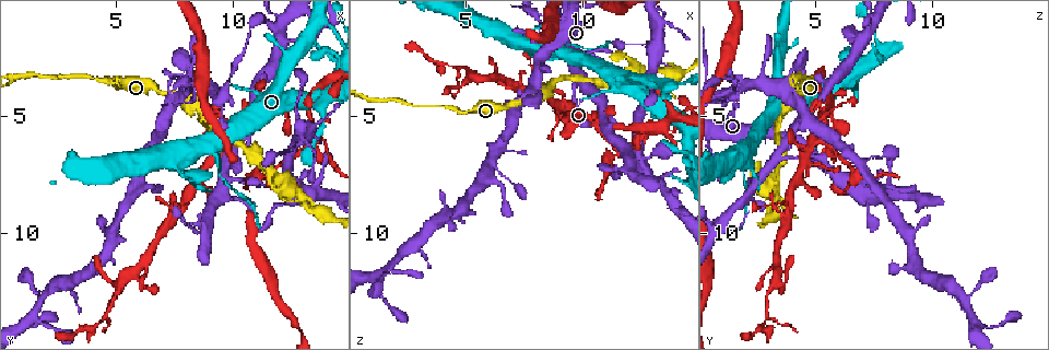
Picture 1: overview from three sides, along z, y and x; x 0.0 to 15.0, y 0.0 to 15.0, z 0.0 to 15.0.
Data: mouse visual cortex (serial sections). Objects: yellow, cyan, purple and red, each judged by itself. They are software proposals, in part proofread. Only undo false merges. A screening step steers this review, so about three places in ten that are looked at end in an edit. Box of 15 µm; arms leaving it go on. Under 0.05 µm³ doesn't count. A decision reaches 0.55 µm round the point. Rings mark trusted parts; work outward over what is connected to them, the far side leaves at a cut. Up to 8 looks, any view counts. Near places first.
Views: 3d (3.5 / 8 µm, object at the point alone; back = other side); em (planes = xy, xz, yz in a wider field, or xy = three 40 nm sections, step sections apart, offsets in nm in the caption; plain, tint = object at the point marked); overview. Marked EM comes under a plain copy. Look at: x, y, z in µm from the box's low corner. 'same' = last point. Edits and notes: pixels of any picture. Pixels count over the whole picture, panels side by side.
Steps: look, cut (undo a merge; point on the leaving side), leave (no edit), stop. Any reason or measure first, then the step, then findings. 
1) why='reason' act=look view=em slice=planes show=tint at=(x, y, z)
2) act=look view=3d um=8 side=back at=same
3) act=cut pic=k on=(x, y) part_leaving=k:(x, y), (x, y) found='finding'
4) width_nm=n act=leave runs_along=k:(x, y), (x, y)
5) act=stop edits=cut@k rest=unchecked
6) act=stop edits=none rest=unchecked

why='two arms at a narrow angle' act=look view=3d um=8 at=(8.4, 3.6, 1.9)

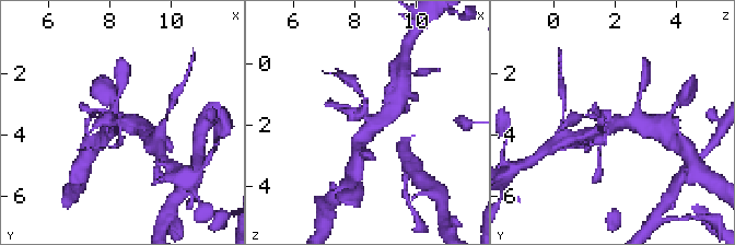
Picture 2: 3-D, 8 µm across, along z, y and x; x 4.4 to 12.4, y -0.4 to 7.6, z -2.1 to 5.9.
act=look view=em slice=xy step=2 show=tint at=(8.5, 3.5, 1.8)

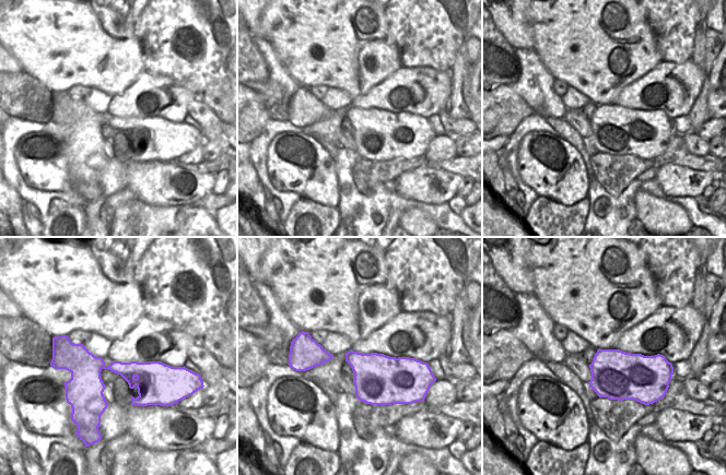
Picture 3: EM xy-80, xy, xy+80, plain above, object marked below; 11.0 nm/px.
act=cut pic=2 on=(607, 115) part_leaving=2:(608, 119), (597, 115), (569, 119) found='two cells meet here'

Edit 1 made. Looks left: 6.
why='redraw' act=look view=overview

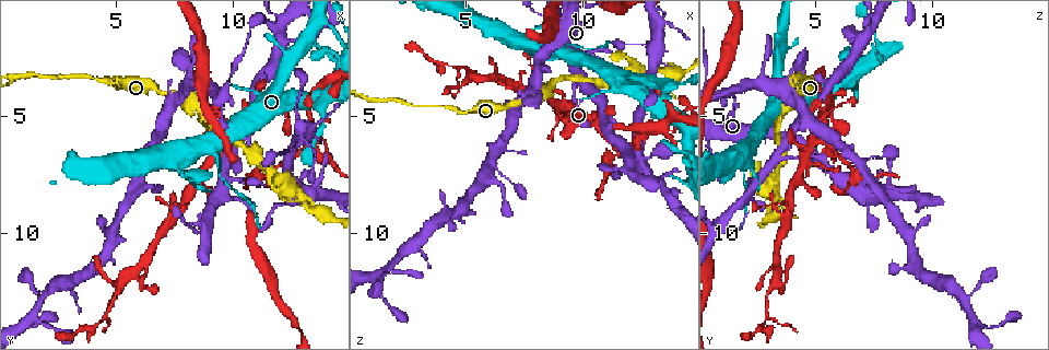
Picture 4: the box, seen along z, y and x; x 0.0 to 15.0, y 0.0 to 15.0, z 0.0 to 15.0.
why='three-way junction' act=look view=3d um=3.5 at=(10.7, 5.1, 5.1)

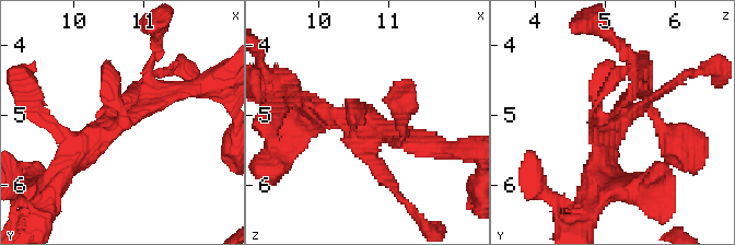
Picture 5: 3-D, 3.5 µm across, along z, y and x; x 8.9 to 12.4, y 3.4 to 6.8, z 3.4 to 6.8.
why='need the tissue' act=look view=em slice=xy step=3 show=tint at=(10.70, 5.10, 5.15)

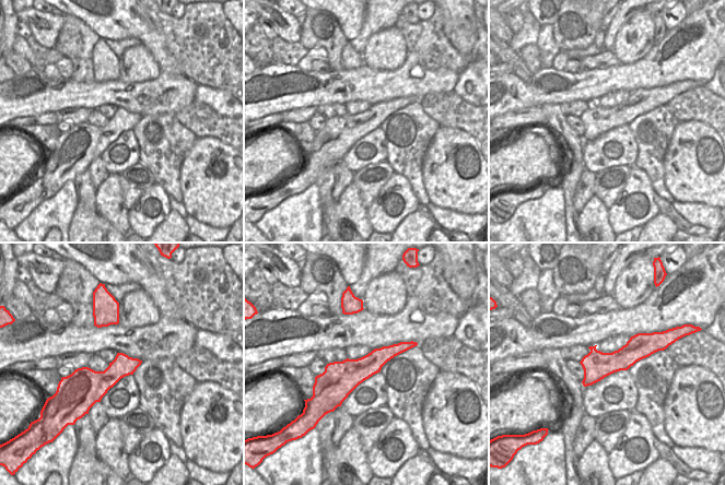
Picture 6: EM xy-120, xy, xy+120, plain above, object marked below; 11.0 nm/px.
act=leave runs_along=6:(409, 345), (323, 382) found='one cell here'

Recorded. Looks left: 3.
why='a narrow waist' act=look view=3d um=3.5 at=(13.1, 8.6, 3.2)

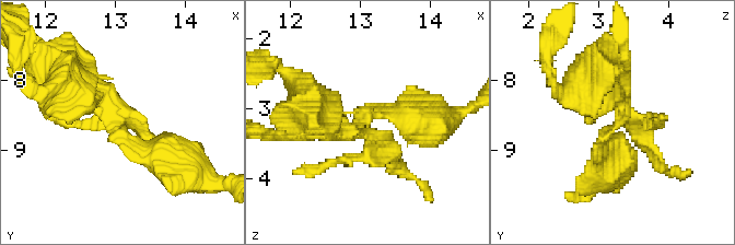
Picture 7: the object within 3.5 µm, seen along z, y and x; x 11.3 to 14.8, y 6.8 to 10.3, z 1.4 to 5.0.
why='need the tissue' act=look view=em slice=xy step=1 show=tint at=(13.10, 8.65, 3.15)

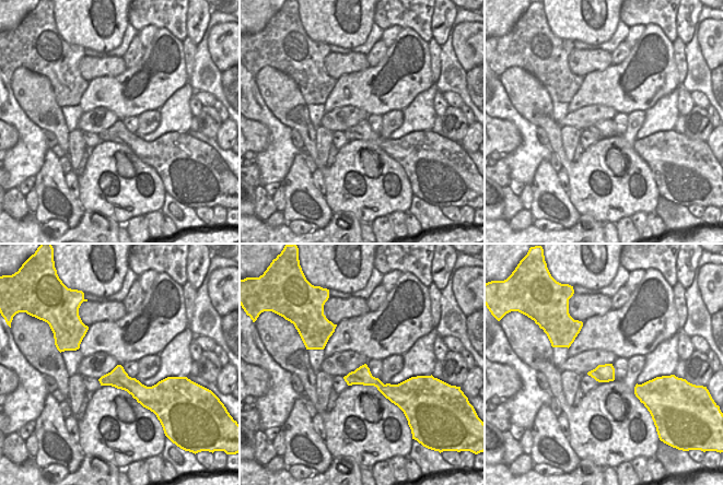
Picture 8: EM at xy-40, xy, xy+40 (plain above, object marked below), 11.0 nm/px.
act=cut pic=7 on=(85, 124) part_leaving=7:(383, 138), (396, 168), (430, 196) found='two cells meet here'

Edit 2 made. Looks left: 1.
act=stop edits=cut@2,cut@7 rest=unchecked

